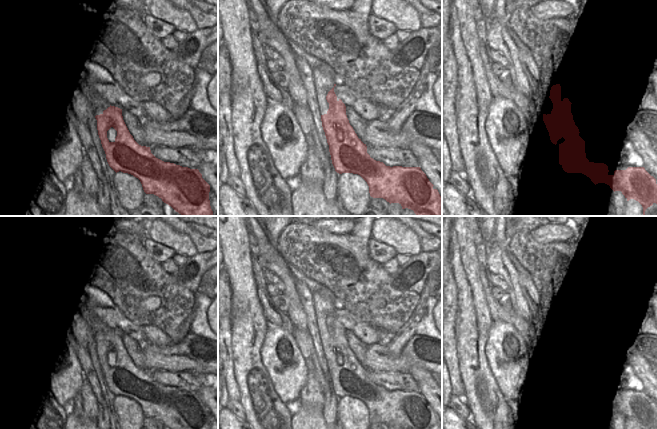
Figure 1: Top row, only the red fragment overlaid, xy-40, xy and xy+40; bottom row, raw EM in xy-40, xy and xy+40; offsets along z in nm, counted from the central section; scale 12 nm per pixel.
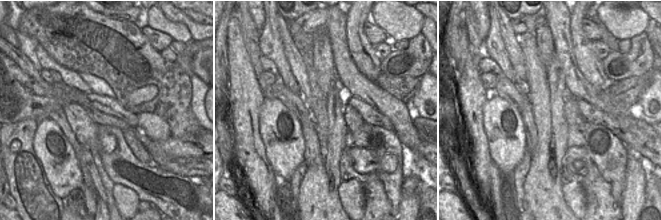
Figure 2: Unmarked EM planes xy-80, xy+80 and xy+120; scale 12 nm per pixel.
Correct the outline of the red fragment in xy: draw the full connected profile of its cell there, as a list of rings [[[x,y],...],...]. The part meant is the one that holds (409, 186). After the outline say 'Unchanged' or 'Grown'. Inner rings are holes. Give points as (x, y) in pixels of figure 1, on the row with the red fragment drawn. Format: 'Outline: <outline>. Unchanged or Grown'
Outline: [[[334,87],[328,92],[326,100],[329,109],[321,115],[332,164],[339,174],[353,173],[360,175],[369,186],[370,196],[383,198],[387,202],[399,203],[402,209],[408,208],[417,216],[441,216],[442,197],[420,167],[386,166],[376,161],[367,153],[367,146],[358,138],[346,115],[346,106],[337,99]]]. Unchanged

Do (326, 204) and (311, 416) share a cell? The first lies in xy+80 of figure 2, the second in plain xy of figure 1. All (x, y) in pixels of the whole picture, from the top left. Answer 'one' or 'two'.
one

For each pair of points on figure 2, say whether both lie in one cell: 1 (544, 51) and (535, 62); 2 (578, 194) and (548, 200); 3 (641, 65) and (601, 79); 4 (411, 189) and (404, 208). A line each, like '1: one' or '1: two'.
1: two
2: two
3: two
4: one

